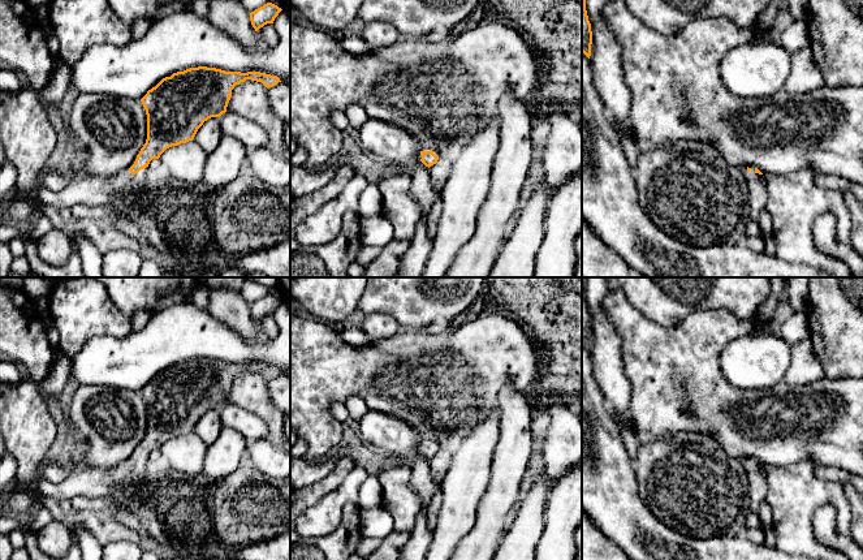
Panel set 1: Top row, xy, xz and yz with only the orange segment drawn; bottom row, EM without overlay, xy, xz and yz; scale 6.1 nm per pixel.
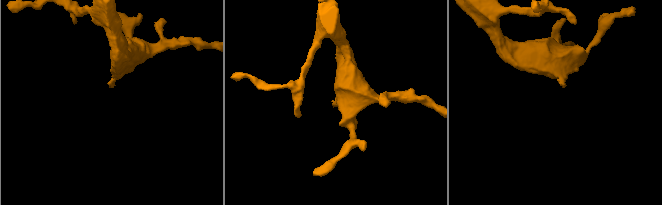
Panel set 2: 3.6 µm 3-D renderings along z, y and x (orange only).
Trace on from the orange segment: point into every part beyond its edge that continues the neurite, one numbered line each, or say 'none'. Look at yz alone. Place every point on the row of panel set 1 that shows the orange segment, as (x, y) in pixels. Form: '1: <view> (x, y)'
1: yz (758, 196)

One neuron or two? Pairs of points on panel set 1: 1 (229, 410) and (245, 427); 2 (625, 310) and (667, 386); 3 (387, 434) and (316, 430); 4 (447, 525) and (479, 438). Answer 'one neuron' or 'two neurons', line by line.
1: one neuron
2: one neuron
3: two neurons
4: one neuron

